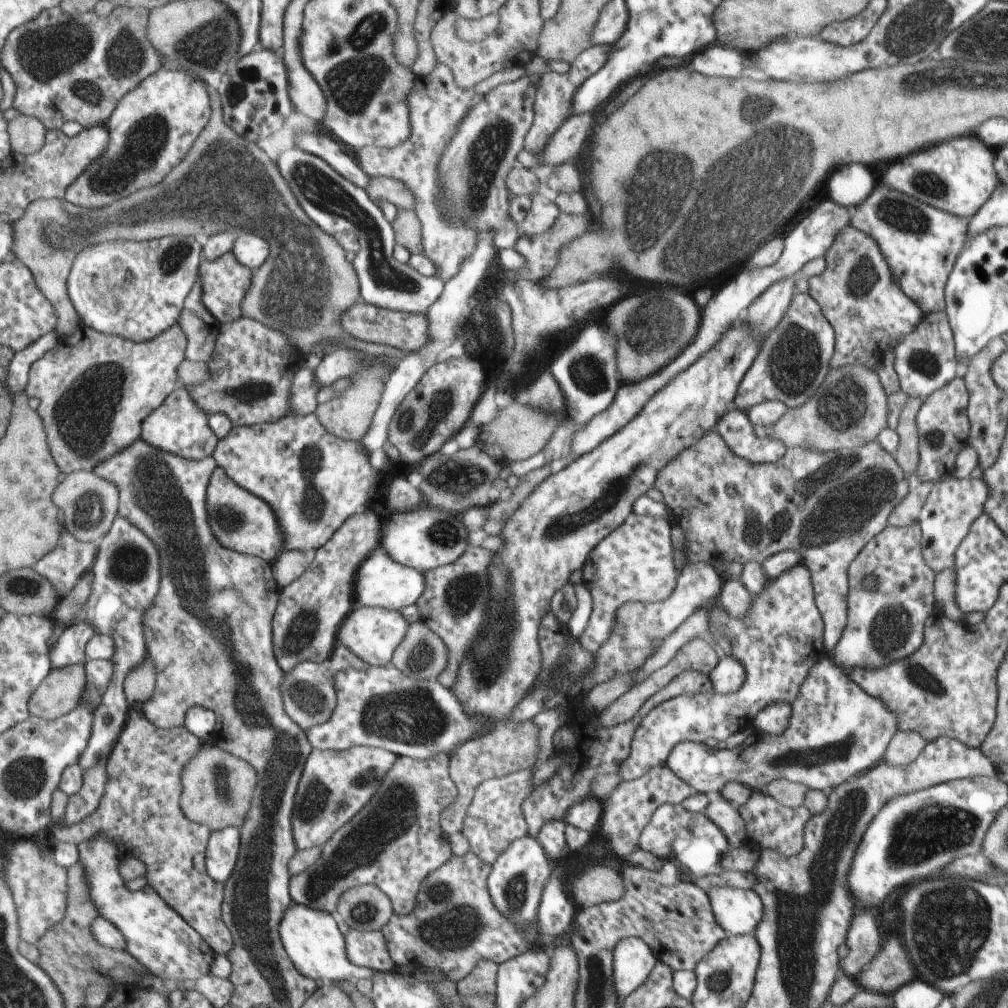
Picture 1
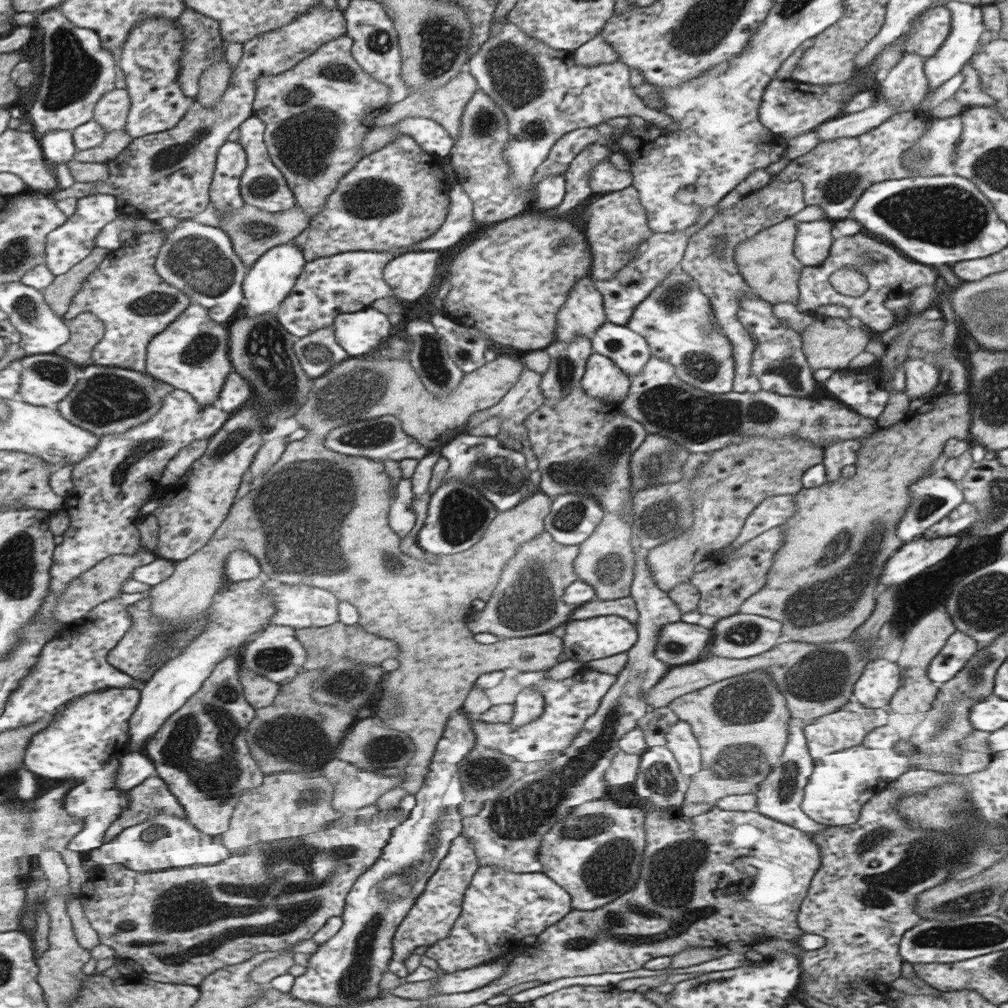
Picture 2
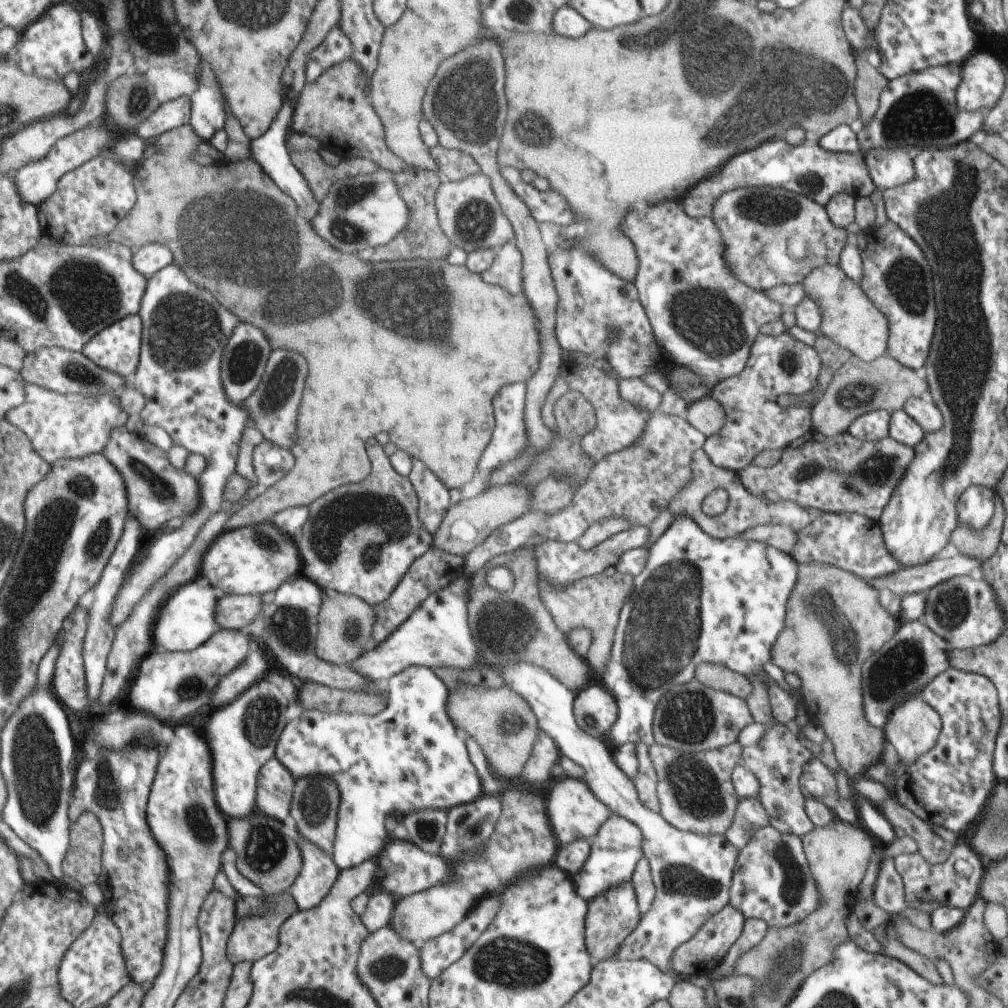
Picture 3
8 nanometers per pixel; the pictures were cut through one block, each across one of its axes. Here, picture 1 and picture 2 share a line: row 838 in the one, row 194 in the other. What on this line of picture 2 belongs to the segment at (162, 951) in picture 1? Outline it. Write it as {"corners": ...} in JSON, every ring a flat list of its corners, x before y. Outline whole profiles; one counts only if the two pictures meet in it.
{"corners":[[93,194,93,196,85,196,79,200,77,212,67,220,67,224,63,224,63,228,57,228,55,232,51,232,47,236,47,266,55,276,67,274,69,270,73,270,77,264,81,264,81,260,85,260,93,248,97,246,97,236,101,234,101,230,111,224,115,218,119,218,117,214,117,198,111,194]]}

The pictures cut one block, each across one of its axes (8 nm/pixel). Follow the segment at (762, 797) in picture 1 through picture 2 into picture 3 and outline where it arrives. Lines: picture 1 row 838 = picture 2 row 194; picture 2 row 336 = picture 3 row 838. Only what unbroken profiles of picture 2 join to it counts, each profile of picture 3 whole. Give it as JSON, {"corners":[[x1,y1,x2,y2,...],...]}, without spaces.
{"corners":[[745,798,745,800,739,800,733,828,729,828,725,832,725,838,731,844,743,848,751,840,751,836,765,826,769,826,769,816,767,816,763,804,759,800]]}

